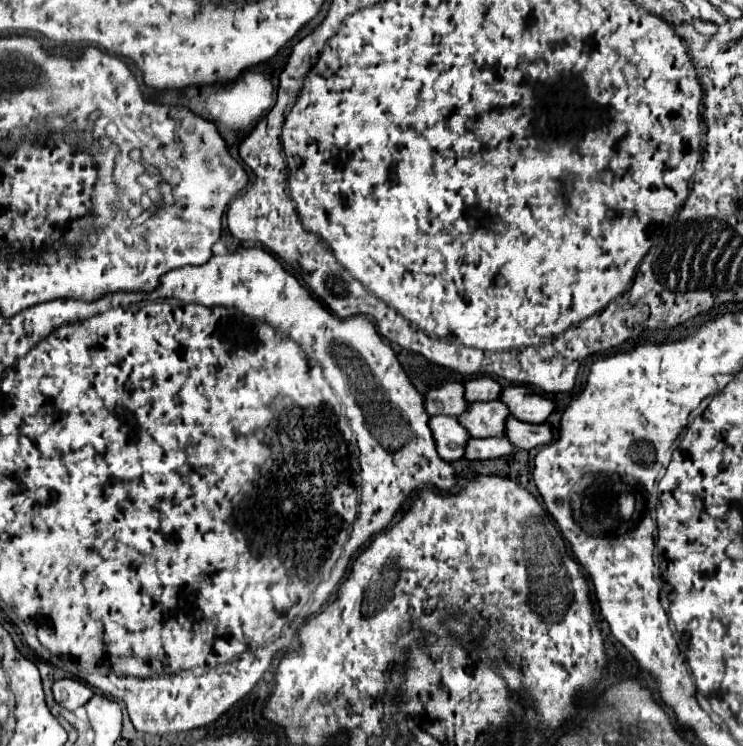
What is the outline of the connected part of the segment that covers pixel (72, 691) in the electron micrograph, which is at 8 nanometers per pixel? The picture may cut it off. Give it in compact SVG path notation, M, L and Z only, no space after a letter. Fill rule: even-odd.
M78 679L54 681L52 693L54 693L54 701L60 707L68 709L68 711L74 711L80 705L86 705L88 699L94 695L94 691L86 683L78 681Z

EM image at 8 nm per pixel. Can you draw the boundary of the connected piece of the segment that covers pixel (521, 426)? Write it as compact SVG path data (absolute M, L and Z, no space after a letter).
M510 415L506 423L506 439L516 449L534 449L548 445L552 441L552 429L548 423L540 423L540 425L524 423Z

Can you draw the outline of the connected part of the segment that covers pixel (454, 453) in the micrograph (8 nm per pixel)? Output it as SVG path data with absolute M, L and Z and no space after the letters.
M436 415L430 417L430 429L436 437L436 451L444 461L458 461L464 455L464 445L470 439L468 431L458 423L456 417Z

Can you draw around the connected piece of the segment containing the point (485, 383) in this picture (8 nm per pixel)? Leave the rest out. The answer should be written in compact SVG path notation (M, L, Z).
M476 377L470 381L464 381L464 397L468 403L472 401L494 401L500 397L502 385L492 377Z

